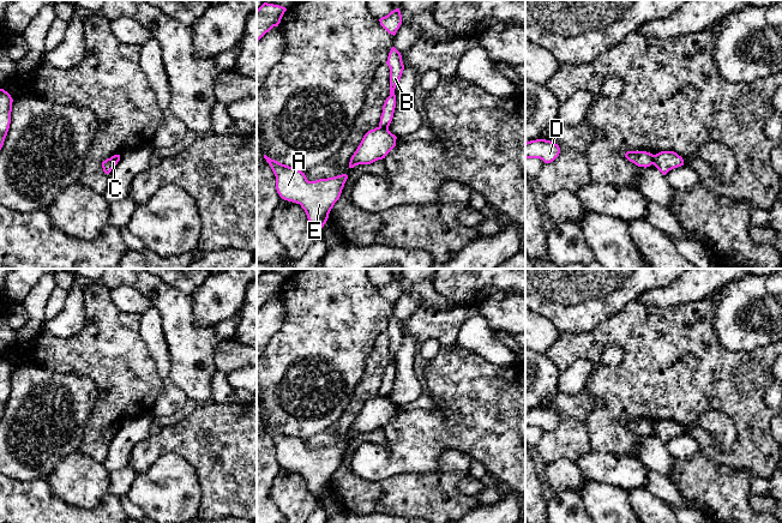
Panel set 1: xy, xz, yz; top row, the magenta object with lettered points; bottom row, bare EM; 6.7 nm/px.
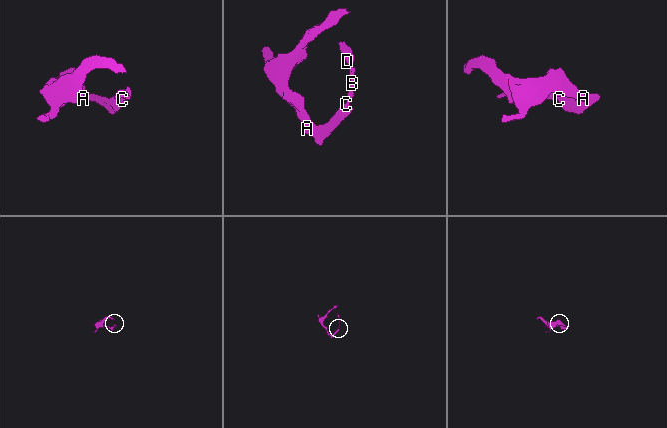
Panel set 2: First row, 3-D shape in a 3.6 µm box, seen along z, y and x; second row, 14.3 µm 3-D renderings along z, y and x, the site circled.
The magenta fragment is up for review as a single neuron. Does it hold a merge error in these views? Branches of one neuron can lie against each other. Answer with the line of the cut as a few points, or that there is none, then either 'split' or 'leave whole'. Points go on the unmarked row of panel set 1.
xz (379, 395), (388, 397) | split

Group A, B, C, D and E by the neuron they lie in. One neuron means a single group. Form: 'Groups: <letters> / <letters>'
Groups: A C E / B D

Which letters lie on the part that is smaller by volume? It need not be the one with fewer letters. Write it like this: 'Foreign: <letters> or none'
Foreign: B, D

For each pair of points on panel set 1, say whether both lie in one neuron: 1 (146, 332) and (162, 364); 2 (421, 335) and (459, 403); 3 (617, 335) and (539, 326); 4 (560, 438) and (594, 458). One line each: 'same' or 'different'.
1: same
2: different
3: different
4: different

